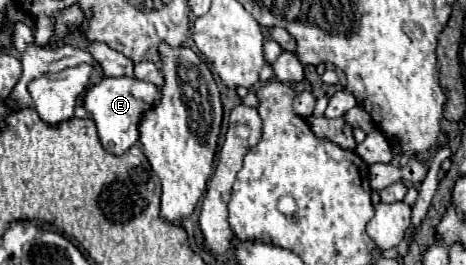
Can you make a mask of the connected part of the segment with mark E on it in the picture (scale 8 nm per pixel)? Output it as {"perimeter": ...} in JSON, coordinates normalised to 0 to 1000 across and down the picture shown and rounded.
{"perimeter":[[[260,287],[260,294],[221,294],[212,317],[195,325],[178,355],[178,408],[191,423],[191,438],[208,468],[221,558],[242,581],[264,581],[298,528],[294,468],[298,468],[303,430],[315,408],[324,408],[337,377],[341,377],[337,325],[307,309],[307,302],[294,302],[294,294]]]}

